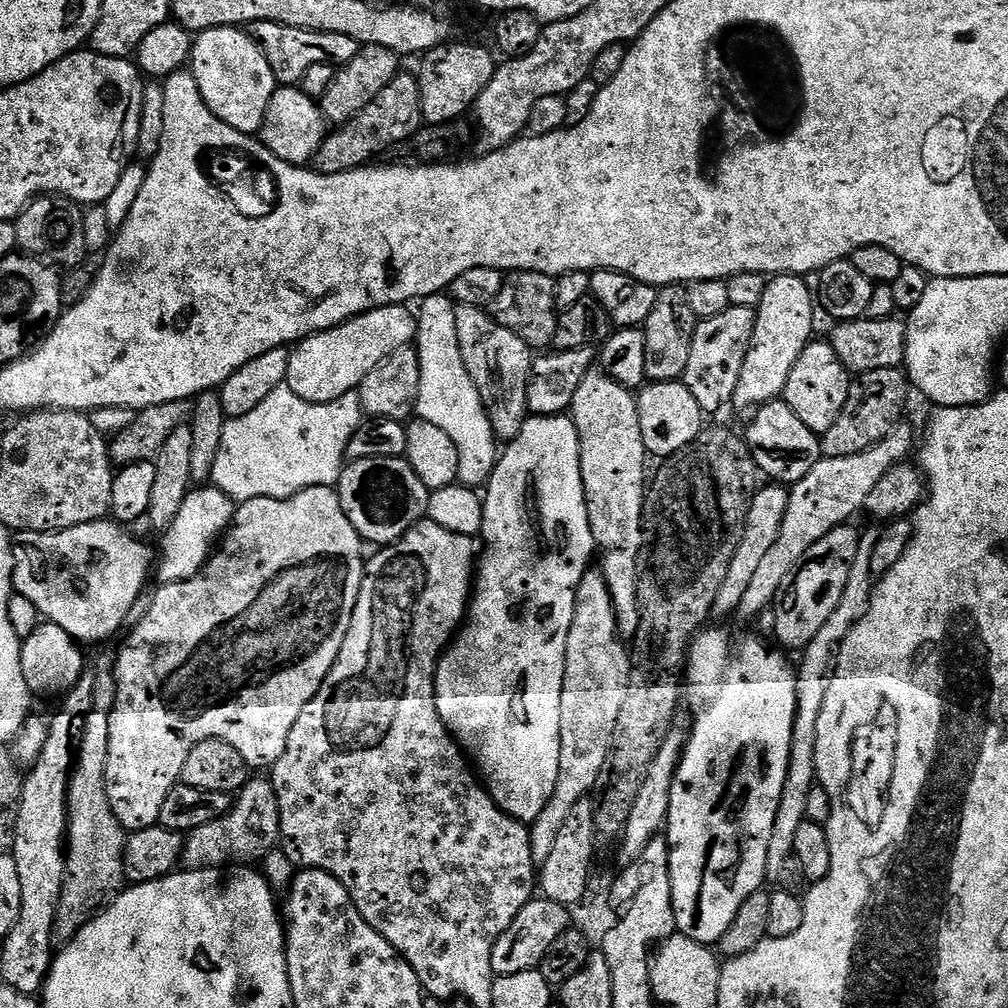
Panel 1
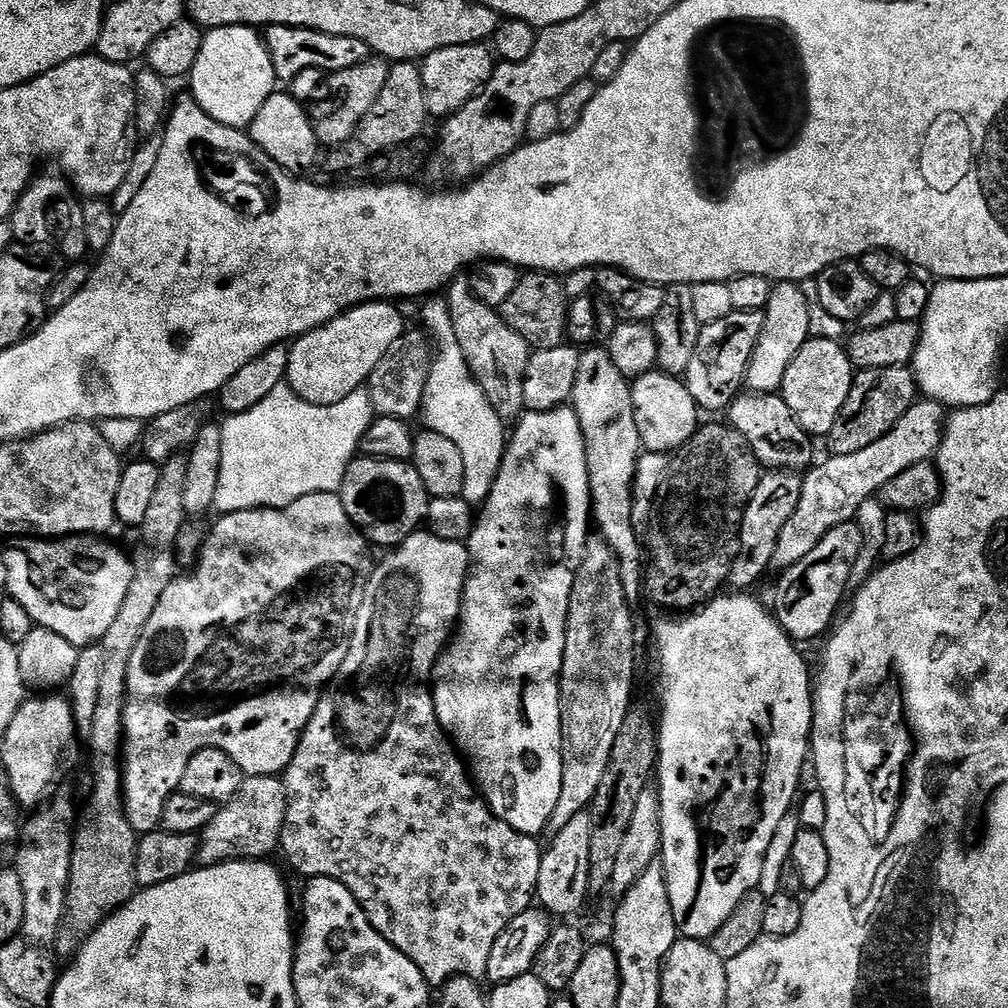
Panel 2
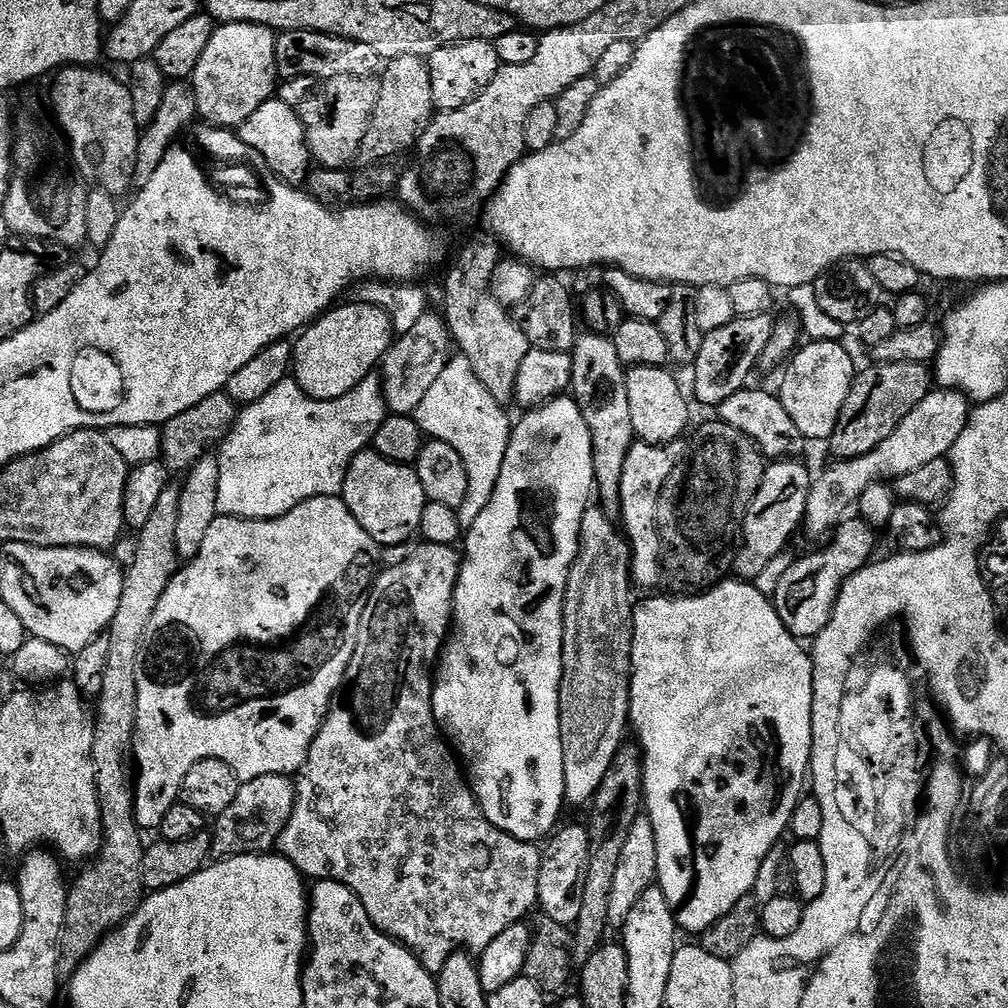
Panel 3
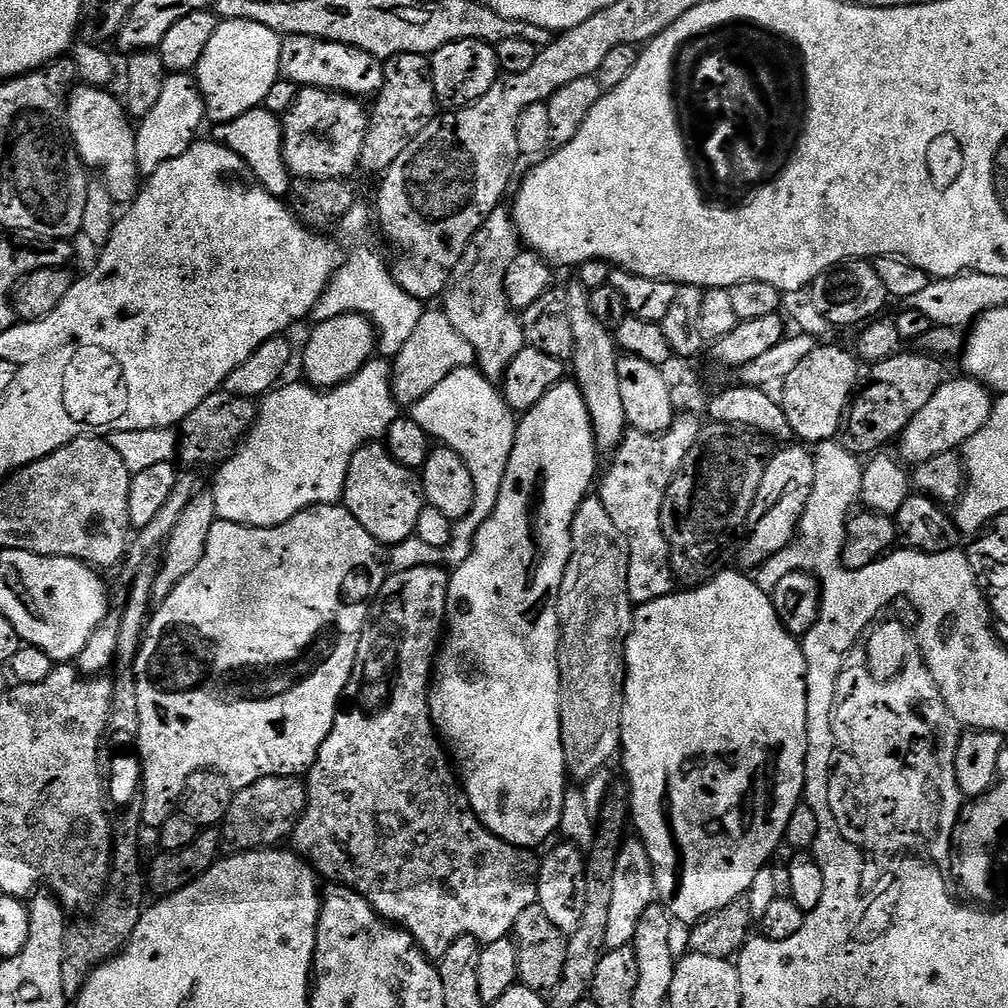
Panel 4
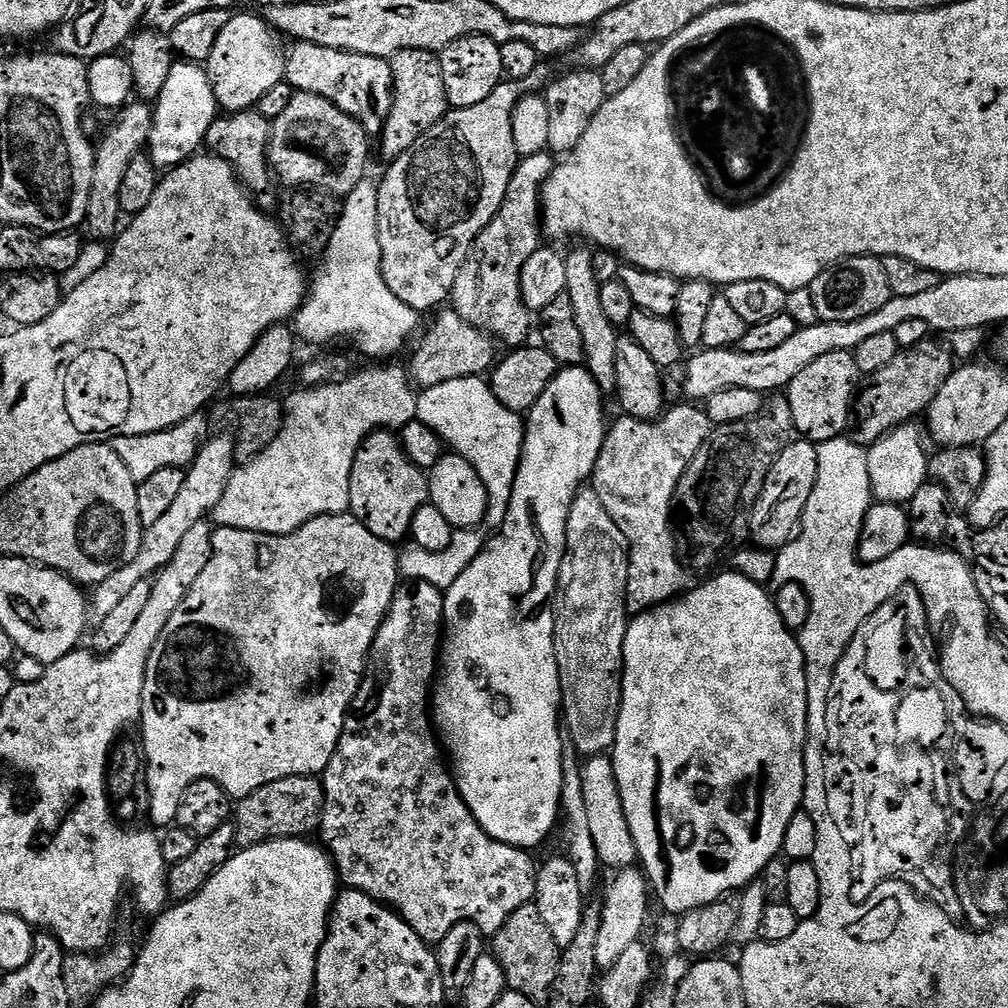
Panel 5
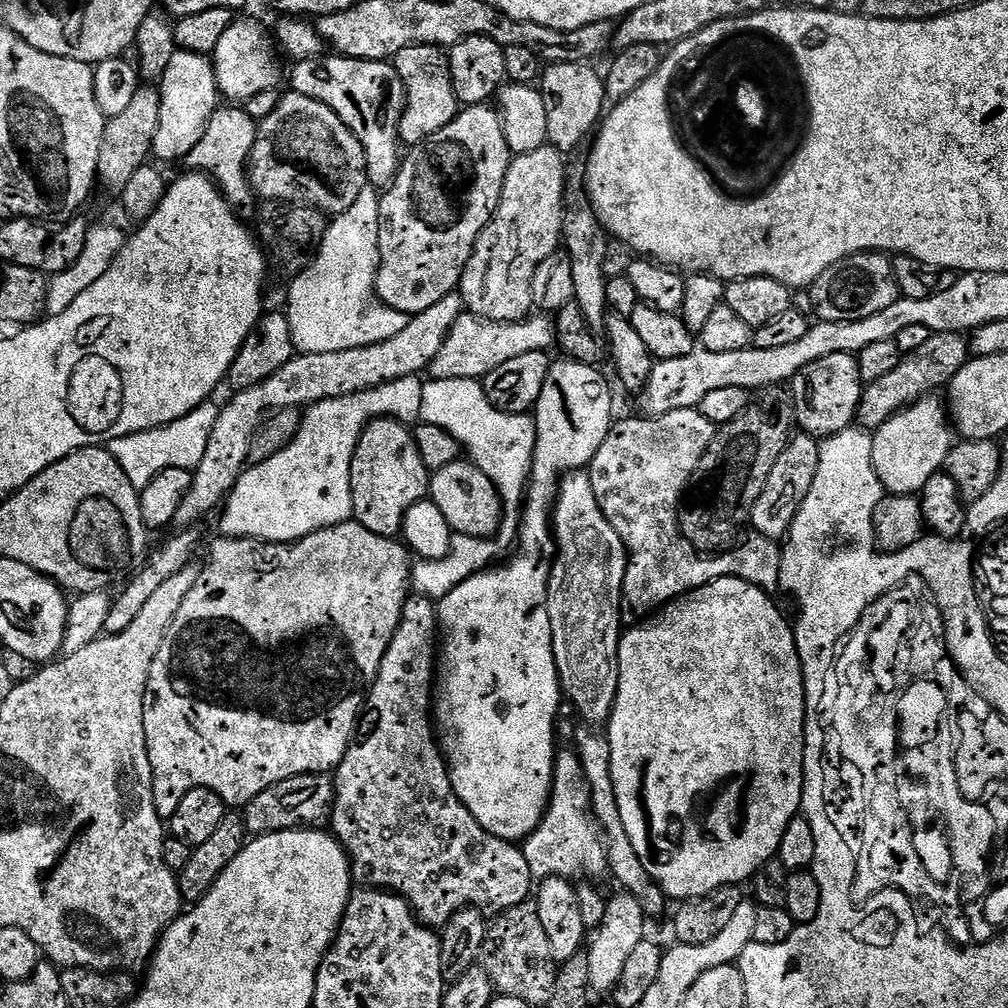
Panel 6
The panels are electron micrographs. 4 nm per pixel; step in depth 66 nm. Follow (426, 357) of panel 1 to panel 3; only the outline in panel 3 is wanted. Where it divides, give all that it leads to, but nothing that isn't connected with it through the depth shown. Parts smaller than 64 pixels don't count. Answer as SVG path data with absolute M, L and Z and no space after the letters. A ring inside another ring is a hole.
M459 354L453 355L446 370L438 374L434 386L426 390L426 398L422 398L416 407L414 419L425 437L454 446L458 458L462 458L462 466L466 466L466 502L458 510L461 525L472 524L474 518L486 510L486 502L494 498L494 486L498 486L498 474L502 474L502 462L514 427L504 412L507 412L505 405L499 404L494 394L478 382L474 366Z

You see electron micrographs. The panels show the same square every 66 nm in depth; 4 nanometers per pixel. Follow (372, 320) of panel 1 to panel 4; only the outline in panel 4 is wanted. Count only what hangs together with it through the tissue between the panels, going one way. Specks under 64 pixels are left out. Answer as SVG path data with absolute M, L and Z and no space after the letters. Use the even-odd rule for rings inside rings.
M346 314L338 318L321 320L315 325L317 328L308 336L308 345L304 348L304 376L313 388L327 390L344 384L364 364L373 359L378 348L378 333L372 321L366 316Z

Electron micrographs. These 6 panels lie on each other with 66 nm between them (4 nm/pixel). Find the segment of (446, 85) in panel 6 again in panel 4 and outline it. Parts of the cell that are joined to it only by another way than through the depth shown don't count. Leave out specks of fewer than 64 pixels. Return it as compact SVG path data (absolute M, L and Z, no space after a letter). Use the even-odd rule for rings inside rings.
M400 52L397 56L389 56L384 60L384 85L380 88L375 99L376 109L373 107L368 121L366 142L363 143L360 168L363 171L383 174L398 154L430 126L432 120L437 119L438 101L432 81L432 62L428 56Z

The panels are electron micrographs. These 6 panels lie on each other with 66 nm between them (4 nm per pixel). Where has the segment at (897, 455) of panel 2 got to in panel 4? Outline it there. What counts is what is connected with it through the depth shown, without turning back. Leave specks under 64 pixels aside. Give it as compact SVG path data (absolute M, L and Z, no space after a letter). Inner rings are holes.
M963 378L964 380L945 379L944 385L914 414L911 422L904 427L904 431L898 437L900 452L898 456L905 465L915 466L926 462L926 458L934 458L934 454L946 454L963 449L964 443L992 417L992 405L994 396L978 380Z

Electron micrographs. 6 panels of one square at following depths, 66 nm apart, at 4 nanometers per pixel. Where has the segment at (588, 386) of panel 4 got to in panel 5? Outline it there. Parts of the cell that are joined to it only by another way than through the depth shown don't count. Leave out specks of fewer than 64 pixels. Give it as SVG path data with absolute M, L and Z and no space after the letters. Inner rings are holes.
M576 248L566 256L566 294L572 299L574 318L578 321L578 330L582 330L584 359L588 372L600 387L601 393L612 394L616 390L614 374L614 354L618 350L618 328L606 318L602 310L602 290L597 275L594 274L593 249Z

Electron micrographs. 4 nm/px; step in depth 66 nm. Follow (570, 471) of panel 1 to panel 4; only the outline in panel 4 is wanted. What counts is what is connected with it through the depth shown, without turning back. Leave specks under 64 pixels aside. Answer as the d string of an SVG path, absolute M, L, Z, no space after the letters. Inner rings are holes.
M565 378L544 395L542 402L538 402L538 406L534 406L519 417L514 450L510 450L510 462L506 466L506 478L502 482L502 494L498 496L498 506L494 506L494 514L490 514L490 518L486 518L486 522L478 530L466 562L458 565L448 581L446 639L443 641L442 651L434 661L434 675L428 698L432 725L442 737L443 743L450 746L459 779L462 781L462 787L468 795L474 814L495 836L500 836L518 848L535 849L535 844L542 843L552 831L555 833L559 829L562 818L566 769L560 733L560 615L554 610L540 611L543 610L547 600L552 602L559 597L564 571L572 553L574 514L578 514L578 506L583 500L588 499L593 491L594 481L598 476L596 459L598 459L598 453L586 402L578 385L571 379Z

